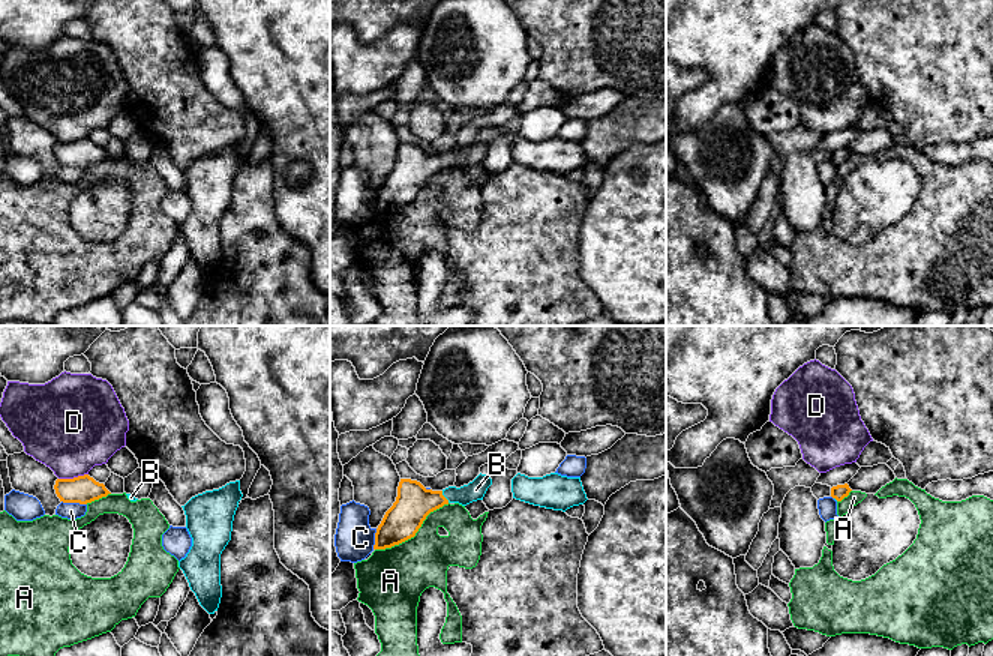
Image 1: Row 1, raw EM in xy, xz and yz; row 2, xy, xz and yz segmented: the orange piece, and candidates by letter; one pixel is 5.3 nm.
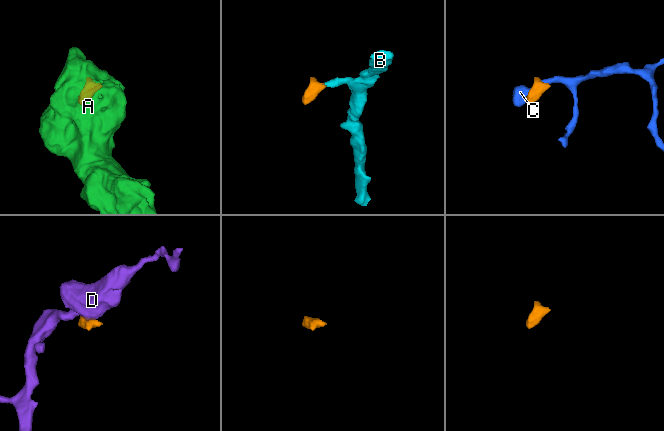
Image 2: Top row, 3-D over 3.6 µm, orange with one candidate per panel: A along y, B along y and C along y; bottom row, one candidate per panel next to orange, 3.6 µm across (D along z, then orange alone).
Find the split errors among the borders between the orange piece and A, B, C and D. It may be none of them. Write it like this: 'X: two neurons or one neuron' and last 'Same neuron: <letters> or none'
A: two neurons
B: one neuron
C: two neurons
D: two neurons
Same neuron: B

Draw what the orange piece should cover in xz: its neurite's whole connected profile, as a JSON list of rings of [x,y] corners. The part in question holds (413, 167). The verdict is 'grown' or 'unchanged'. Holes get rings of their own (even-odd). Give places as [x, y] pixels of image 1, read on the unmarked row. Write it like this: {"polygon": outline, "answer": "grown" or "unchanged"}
{"polygon": [[[482,137],[468,149],[442,155],[426,153],[417,144],[400,143],[396,165],[376,192],[374,213],[392,212],[414,201],[426,180],[444,168],[466,170],[483,164],[490,149],[492,143]]], "answer": "grown"}

